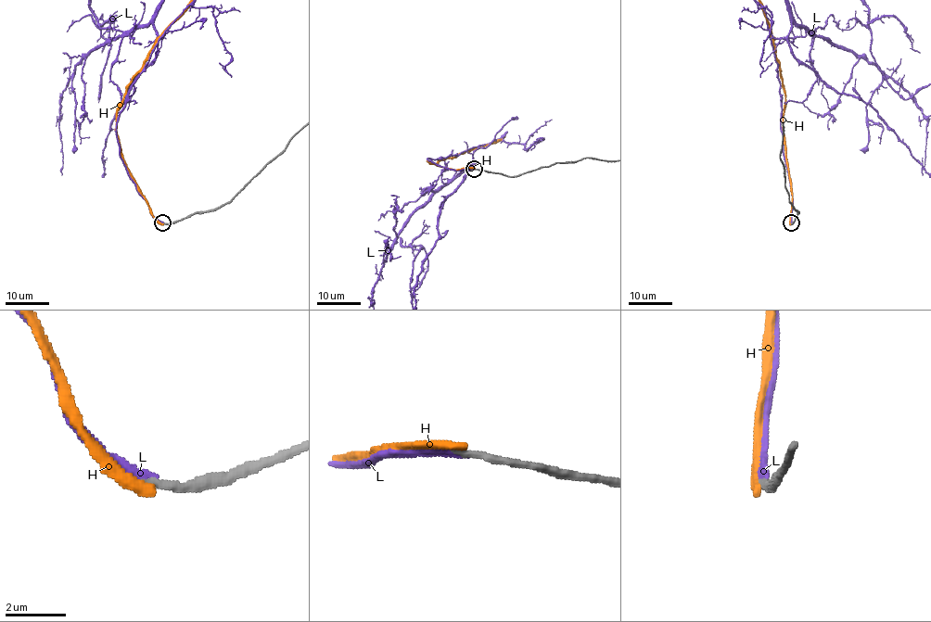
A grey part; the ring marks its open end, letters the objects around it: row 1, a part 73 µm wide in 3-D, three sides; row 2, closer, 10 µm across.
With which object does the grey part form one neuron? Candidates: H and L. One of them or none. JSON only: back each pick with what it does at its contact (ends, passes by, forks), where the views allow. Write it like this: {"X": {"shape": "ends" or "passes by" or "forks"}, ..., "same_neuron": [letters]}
{"L": {"shape": "ends"}, "same_neuron": ["L"]}

